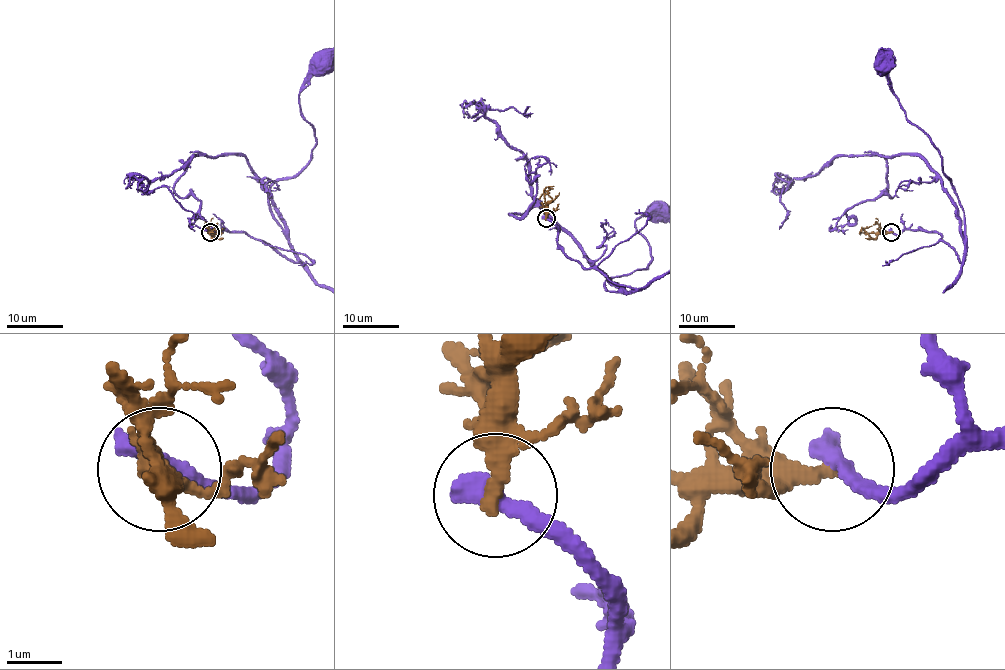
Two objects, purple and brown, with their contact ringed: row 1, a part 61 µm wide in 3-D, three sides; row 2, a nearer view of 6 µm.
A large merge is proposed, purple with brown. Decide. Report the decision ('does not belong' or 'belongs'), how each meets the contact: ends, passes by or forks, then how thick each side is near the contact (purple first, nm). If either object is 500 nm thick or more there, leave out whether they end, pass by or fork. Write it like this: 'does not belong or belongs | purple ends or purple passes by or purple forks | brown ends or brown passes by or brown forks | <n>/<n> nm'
does not belong | purple ends | brown ends | 440/380 nm

